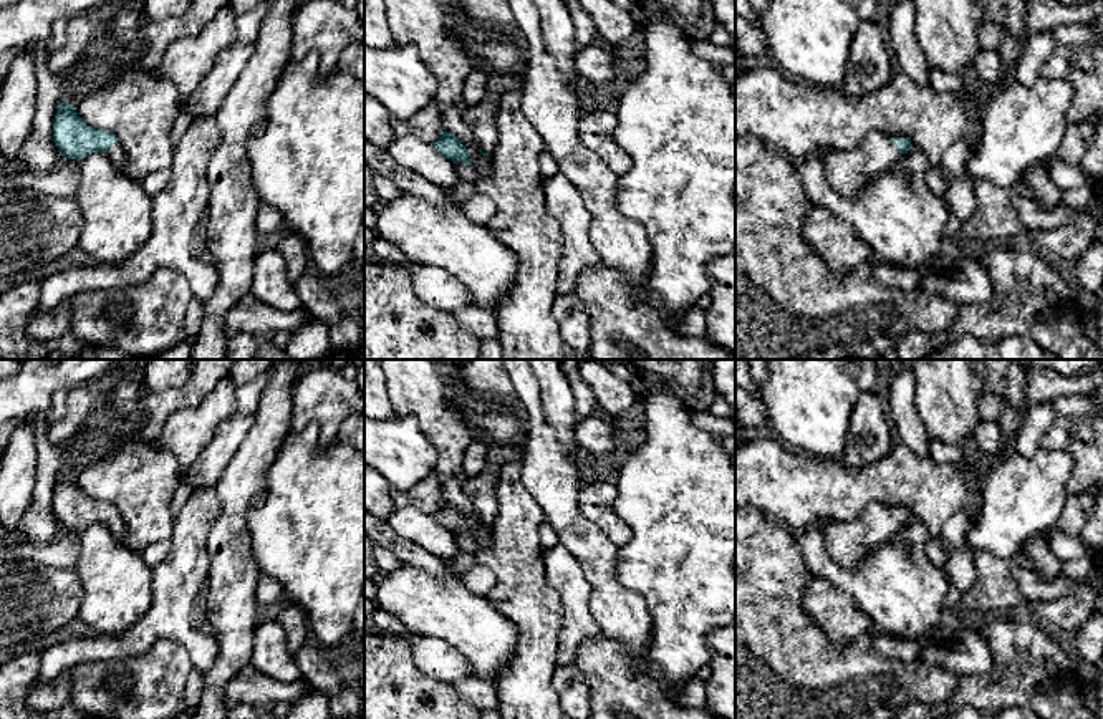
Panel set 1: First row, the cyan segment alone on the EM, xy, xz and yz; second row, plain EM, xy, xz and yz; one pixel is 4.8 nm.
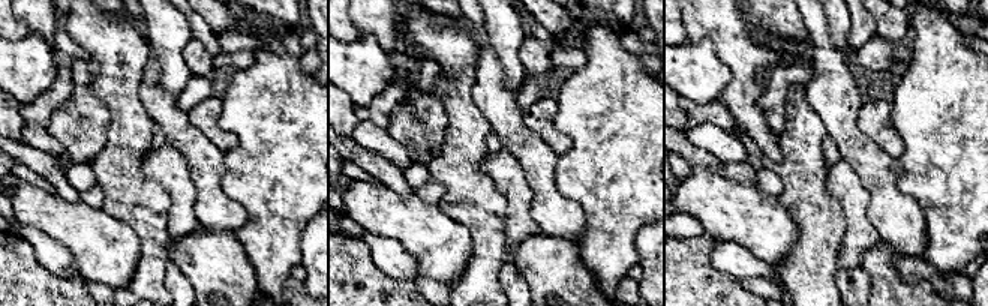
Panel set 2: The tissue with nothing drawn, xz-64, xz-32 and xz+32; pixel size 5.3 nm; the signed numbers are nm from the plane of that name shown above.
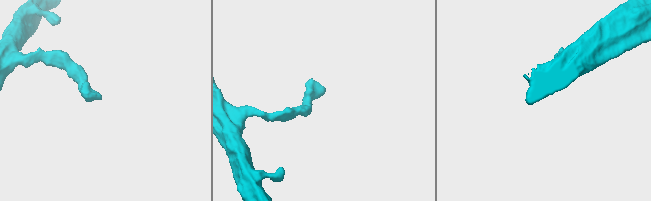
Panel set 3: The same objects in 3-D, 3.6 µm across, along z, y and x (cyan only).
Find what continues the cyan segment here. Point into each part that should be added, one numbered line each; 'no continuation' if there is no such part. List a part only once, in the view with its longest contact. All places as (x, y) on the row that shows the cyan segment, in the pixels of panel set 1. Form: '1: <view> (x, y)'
1: yz (848, 173)

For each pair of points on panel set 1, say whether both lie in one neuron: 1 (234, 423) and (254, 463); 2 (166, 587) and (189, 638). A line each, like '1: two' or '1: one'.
1: two
2: one

